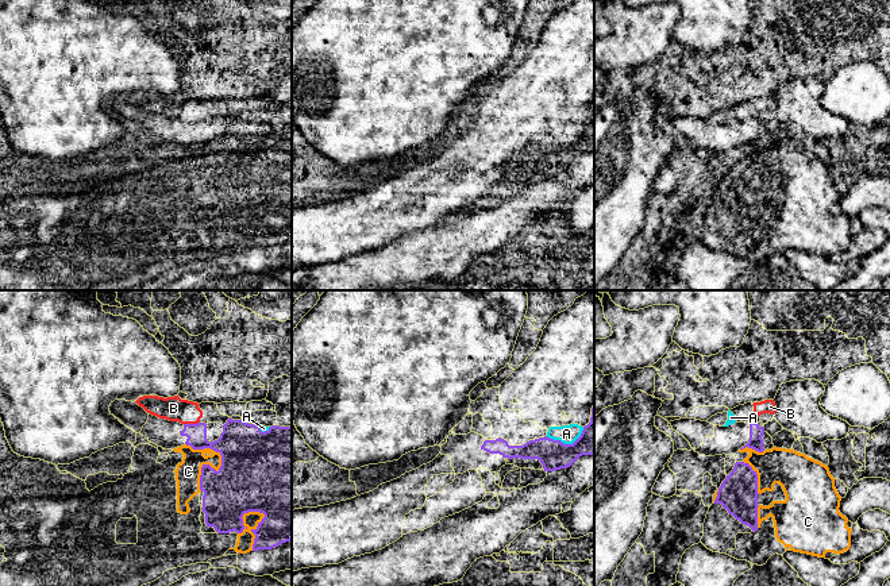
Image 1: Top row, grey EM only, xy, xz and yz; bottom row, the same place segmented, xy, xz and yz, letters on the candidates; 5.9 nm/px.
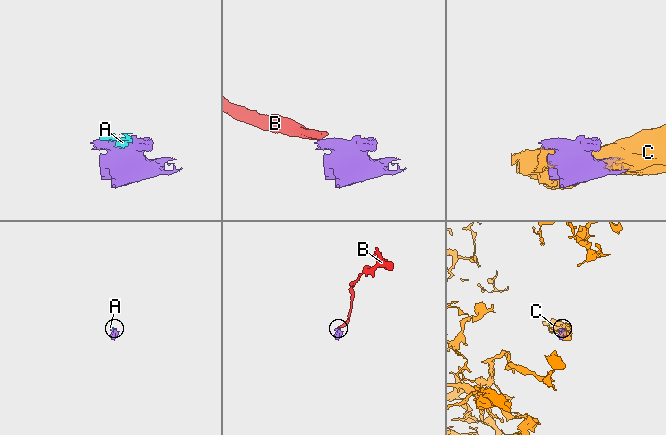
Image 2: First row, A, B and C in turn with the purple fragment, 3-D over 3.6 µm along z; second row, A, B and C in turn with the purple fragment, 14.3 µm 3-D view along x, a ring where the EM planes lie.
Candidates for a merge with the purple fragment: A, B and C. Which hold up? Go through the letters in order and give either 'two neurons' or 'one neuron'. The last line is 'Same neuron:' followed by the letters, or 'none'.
A: two neurons
B: two neurons
C: one neuron
Same neuron: C

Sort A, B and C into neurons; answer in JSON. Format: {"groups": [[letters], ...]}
{"groups": [["A", "B"], ["C"]]}

